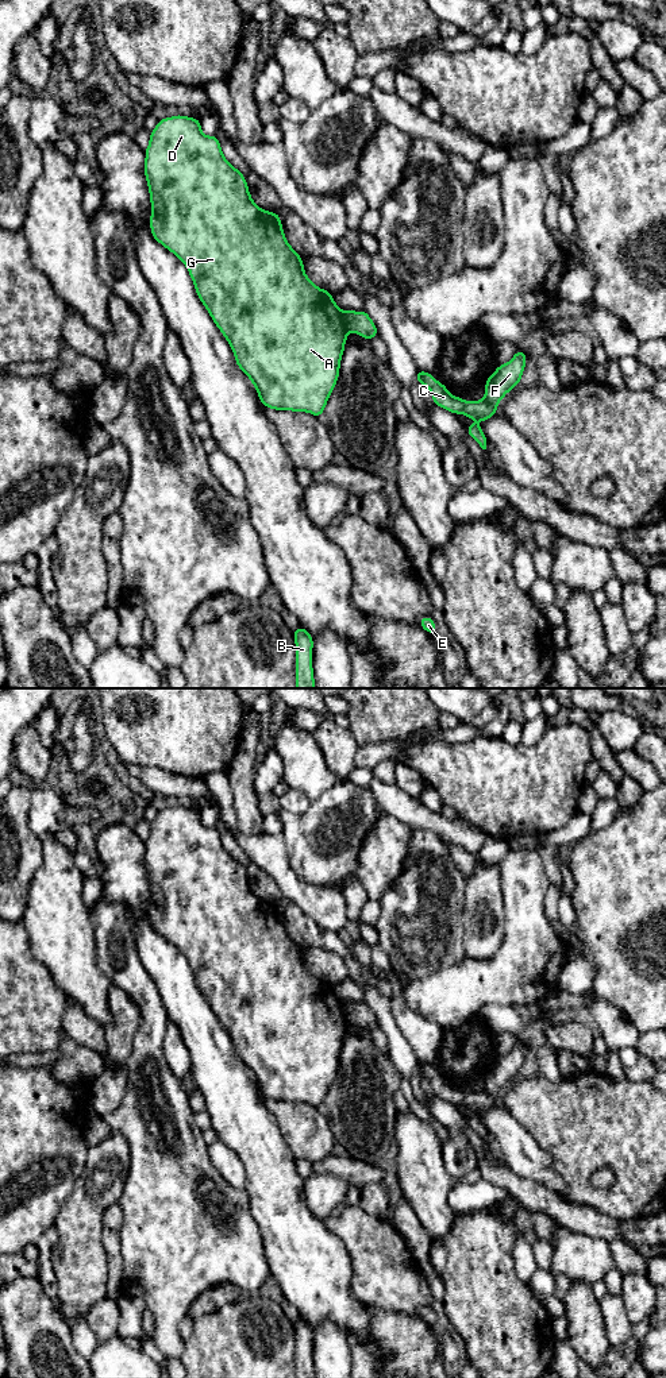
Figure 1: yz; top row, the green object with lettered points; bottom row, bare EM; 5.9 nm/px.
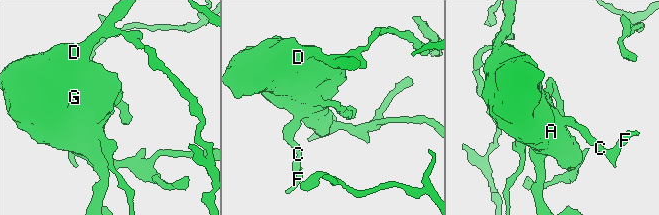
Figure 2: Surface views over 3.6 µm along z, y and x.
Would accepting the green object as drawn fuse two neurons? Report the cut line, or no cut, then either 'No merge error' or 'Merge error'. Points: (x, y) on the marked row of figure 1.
Split along yz (341, 311), (341, 319), (347, 331). Merge error

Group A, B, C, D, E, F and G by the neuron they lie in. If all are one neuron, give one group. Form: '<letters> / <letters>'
A B D E G / C F

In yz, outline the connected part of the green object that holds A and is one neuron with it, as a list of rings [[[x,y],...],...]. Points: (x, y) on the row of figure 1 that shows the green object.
[[[176,115],[158,121],[150,132],[149,147],[145,150],[146,161],[143,171],[150,192],[153,213],[149,219],[153,238],[166,250],[172,251],[188,269],[195,283],[196,293],[212,317],[222,335],[227,339],[238,367],[255,386],[258,397],[265,408],[274,410],[307,412],[322,417],[323,409],[338,382],[340,360],[347,340],[347,328],[342,320],[342,310],[335,304],[331,292],[317,287],[304,271],[303,258],[288,243],[278,213],[261,209],[251,198],[245,175],[230,165],[222,153],[216,135],[205,136],[200,119]]]

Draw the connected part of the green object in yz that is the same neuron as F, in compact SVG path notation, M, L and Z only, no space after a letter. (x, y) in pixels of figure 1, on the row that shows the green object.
M517 350L513 358L498 364L496 371L485 382L485 398L480 401L465 401L450 394L447 387L438 382L431 373L419 370L416 381L431 390L432 402L454 414L465 414L477 421L485 421L496 416L498 402L521 382L527 355Z

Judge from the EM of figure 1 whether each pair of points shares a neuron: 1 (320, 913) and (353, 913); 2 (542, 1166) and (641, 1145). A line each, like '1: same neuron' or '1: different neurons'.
1: different neurons
2: different neurons

